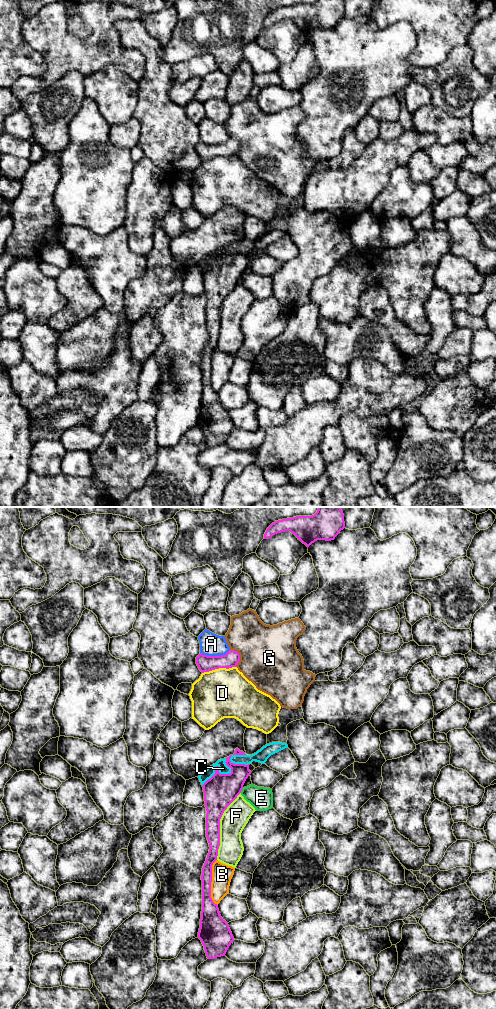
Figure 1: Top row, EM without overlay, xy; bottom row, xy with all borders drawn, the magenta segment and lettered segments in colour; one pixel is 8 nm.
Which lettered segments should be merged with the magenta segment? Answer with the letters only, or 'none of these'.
none of these

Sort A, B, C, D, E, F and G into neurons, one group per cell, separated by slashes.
A / B / C / D / E / F / G

